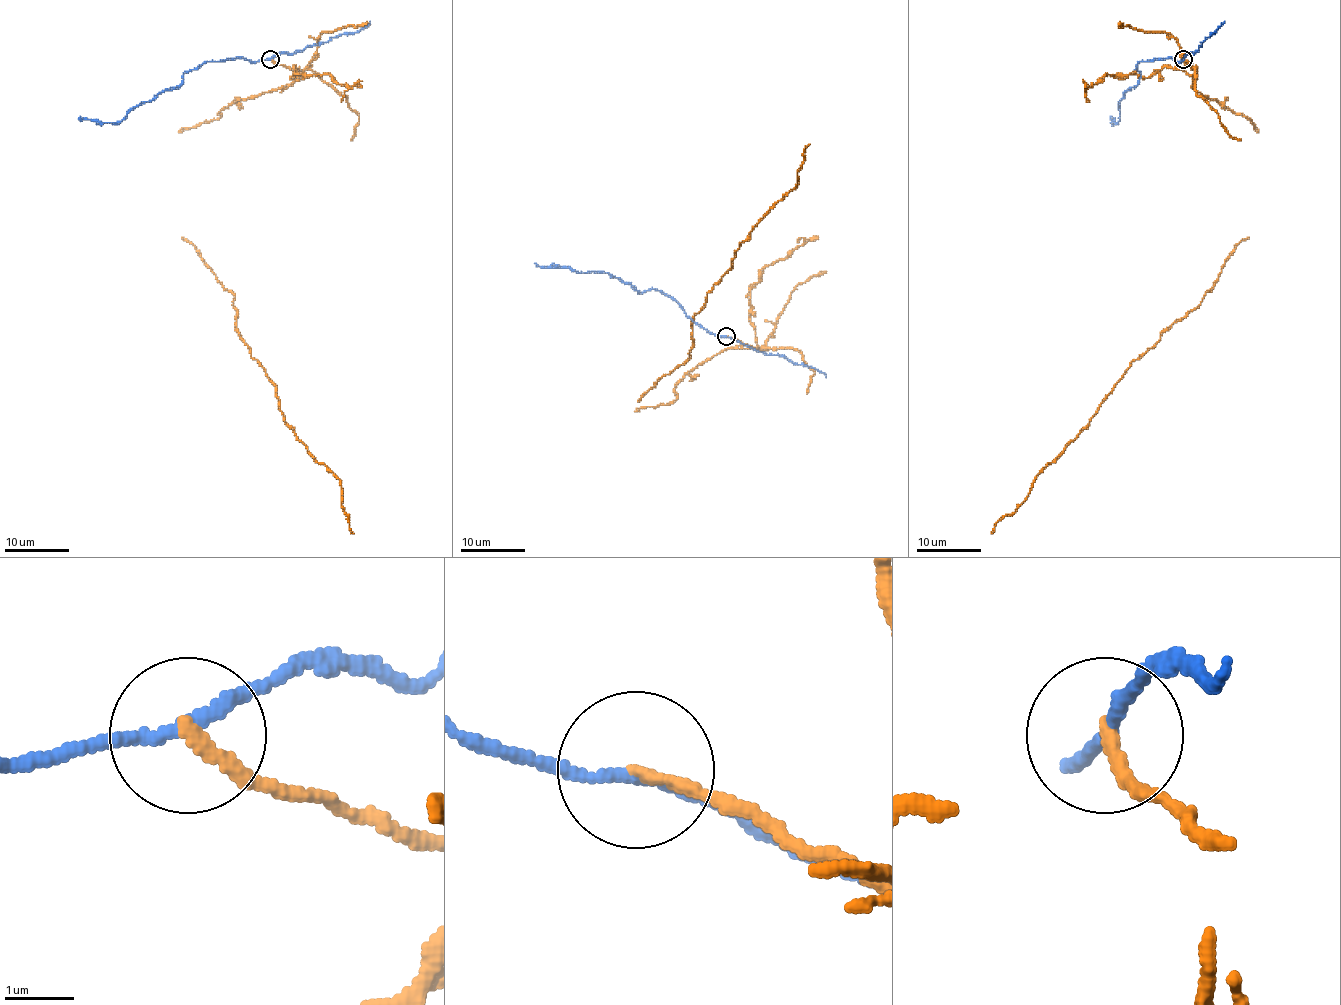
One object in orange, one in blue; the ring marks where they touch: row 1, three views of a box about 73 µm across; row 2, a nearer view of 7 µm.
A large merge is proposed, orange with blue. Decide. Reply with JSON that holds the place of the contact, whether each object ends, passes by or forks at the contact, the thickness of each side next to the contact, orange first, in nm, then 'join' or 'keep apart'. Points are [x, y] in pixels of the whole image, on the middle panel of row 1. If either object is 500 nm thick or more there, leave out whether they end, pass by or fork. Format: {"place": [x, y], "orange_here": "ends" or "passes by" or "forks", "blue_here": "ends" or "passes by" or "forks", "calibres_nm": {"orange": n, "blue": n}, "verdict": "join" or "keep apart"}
{"place": [726, 336], "orange_here": "ends", "blue_here": "passes by", "calibres_nm": {"orange": 190, "blue": 170}, "verdict": "keep apart"}

